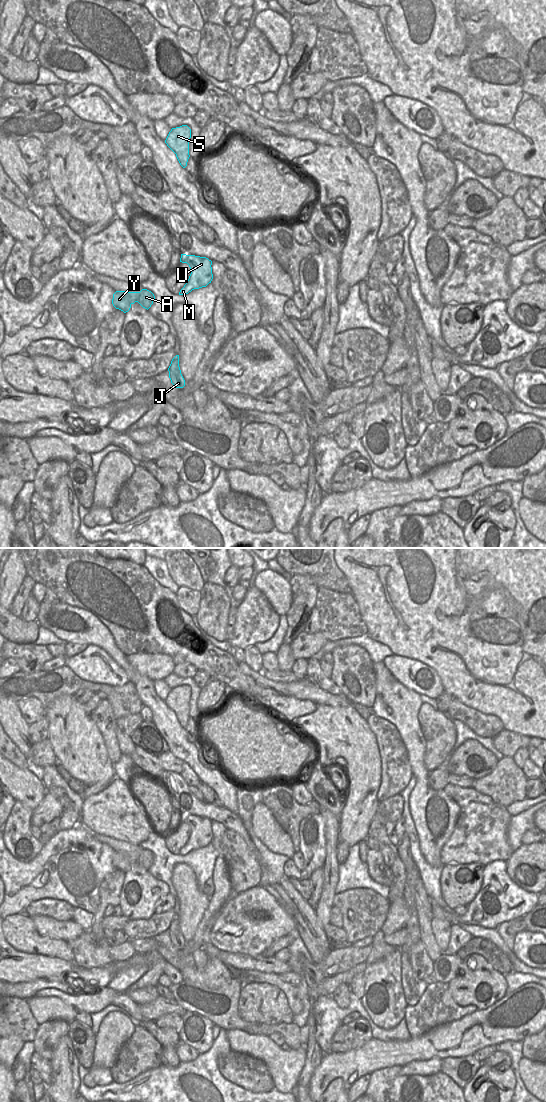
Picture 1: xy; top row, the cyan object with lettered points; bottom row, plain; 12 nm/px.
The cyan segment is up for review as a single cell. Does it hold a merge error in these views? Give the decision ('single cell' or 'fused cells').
single cell

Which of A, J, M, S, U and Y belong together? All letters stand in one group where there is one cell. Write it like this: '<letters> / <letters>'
A J M S U Y

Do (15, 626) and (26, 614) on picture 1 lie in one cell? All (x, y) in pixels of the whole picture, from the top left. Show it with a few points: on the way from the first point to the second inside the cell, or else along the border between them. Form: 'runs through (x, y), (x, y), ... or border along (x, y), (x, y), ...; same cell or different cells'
border along (19, 617), (26, 621), (36, 621); different cells

